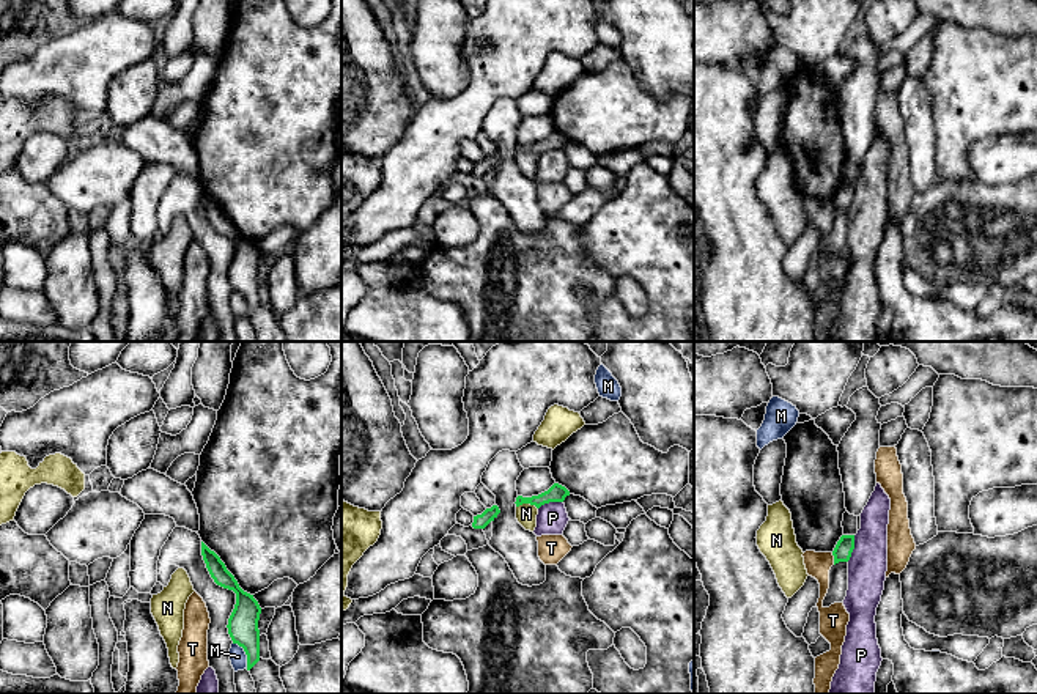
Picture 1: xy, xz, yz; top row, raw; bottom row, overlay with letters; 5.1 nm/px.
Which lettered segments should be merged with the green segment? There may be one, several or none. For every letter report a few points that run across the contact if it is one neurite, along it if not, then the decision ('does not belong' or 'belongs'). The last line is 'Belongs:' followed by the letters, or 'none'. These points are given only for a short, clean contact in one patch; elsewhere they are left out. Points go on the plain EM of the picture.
M: line xy (233, 290), (243, 296), (247, 315); does not belong
N: line xz (516, 153), (532, 151), (537, 156); does not belong
P: does not belong
T: line yz (831, 200), (834, 211); does not belong
Belongs: none

